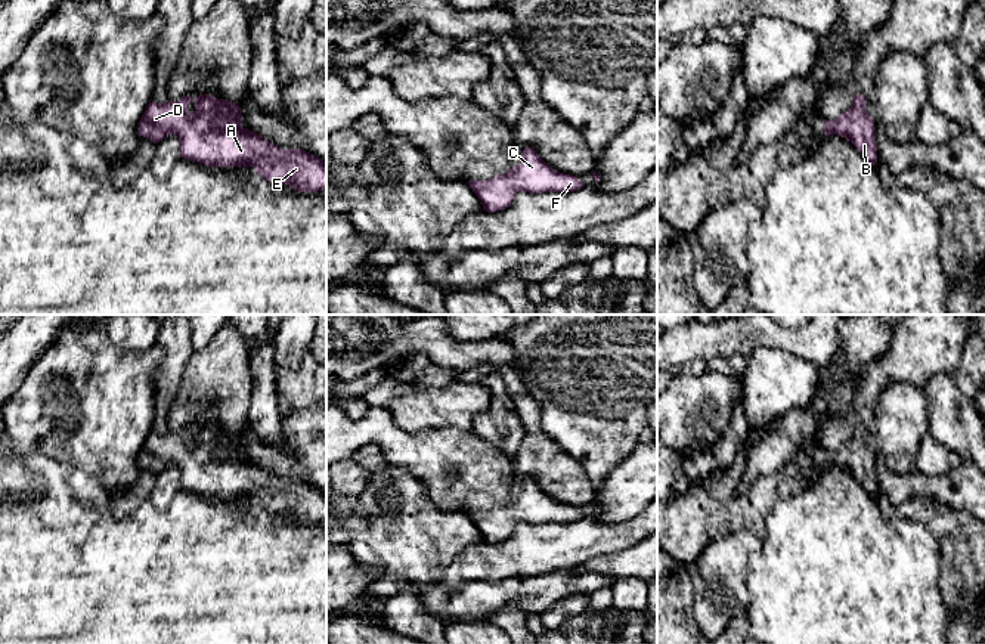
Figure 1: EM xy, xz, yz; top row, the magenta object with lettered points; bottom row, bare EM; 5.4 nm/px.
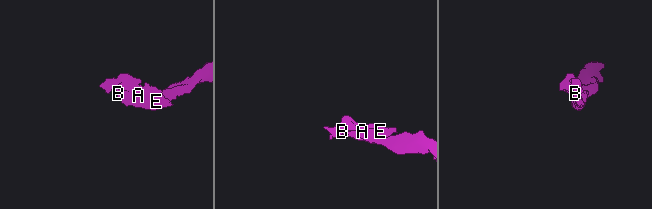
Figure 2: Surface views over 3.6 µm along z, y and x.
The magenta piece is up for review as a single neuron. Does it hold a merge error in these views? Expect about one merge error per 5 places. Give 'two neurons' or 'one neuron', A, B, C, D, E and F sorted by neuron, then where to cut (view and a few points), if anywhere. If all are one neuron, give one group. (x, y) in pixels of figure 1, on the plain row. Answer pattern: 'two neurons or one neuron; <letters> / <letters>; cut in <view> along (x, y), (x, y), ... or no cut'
one neuron; A B C D E F; no cut

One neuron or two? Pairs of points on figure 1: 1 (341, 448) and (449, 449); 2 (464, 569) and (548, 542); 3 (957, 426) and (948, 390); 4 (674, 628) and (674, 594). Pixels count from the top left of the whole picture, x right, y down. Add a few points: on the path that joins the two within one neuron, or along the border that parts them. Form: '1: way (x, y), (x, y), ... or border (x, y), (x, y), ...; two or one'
1: way (368, 436), (387, 436), (402, 449), (423, 449); one
2: way (485, 563), (527, 553); one
3: way (954, 417), (948, 408), (948, 399); one
4: way (674, 619), (674, 603); one

